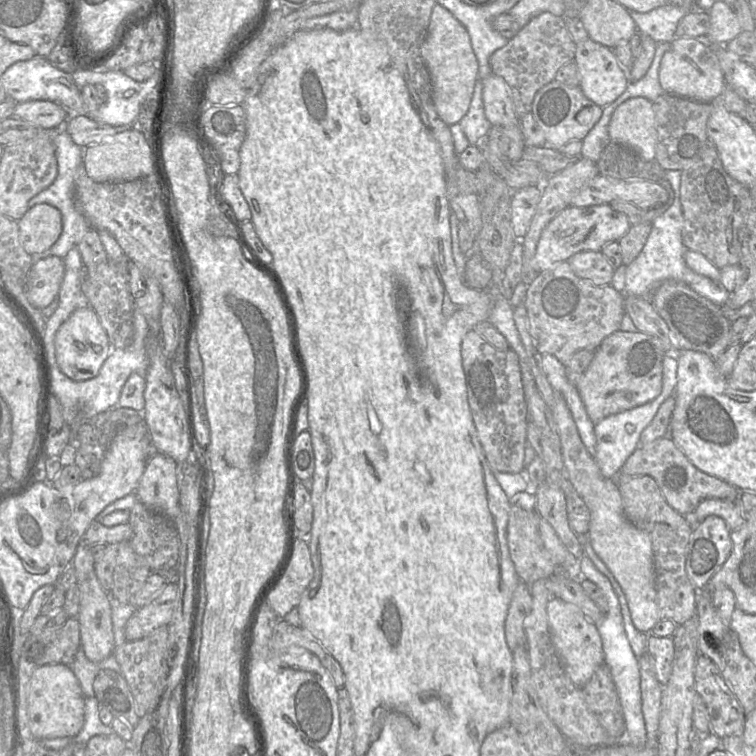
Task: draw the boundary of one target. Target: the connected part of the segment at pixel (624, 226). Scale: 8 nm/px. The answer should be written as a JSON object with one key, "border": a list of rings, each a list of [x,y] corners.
{"border":[[[610,204],[589,207],[569,206],[555,216],[543,229],[531,260],[528,280],[542,271],[567,261],[574,254],[585,251],[599,251],[609,242],[619,240],[632,225],[625,214],[614,210]]]}

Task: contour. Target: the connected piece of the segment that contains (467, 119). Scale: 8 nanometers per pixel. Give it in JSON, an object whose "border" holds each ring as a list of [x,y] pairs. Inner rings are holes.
{"border":[[[477,80],[468,112],[458,123],[469,144],[478,147],[480,141],[488,135],[493,128],[485,116],[482,90],[483,85]]]}

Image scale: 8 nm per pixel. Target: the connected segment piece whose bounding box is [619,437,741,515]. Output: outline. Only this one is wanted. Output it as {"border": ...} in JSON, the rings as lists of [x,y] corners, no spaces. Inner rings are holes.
{"border":[[[670,437],[639,446],[626,460],[619,475],[653,478],[666,502],[682,515],[693,513],[698,504],[705,499],[737,499],[741,493],[738,488],[696,468]]]}

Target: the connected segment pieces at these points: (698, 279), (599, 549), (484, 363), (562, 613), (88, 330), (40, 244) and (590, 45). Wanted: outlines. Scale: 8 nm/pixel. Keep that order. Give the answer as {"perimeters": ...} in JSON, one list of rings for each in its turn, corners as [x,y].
{"perimeters":[[[[679,170],[666,172],[666,180],[670,188],[670,201],[672,202],[672,190],[675,192],[675,200],[662,215],[651,222],[652,229],[643,249],[625,269],[623,292],[625,295],[649,298],[663,282],[678,281],[721,307],[727,303],[731,293],[722,288],[718,282],[695,273],[684,260],[684,254],[688,249],[682,242],[683,213],[679,201],[680,177],[681,171]]],[[[560,394],[554,395],[554,404],[551,410],[560,437],[566,478],[570,482],[573,490],[581,497],[589,509],[590,520],[587,533],[588,541],[596,555],[606,565],[624,593],[634,627],[639,632],[649,634],[654,626],[661,621],[657,605],[654,556],[651,538],[647,533],[633,526],[625,517],[621,494],[615,479],[605,478],[601,474],[595,458],[589,454],[584,446],[573,417]]],[[[472,330],[466,334],[462,341],[461,356],[472,420],[489,467],[493,471],[522,473],[527,467],[524,459],[529,417],[517,354],[512,350],[497,350]]],[[[551,598],[546,611],[551,641],[565,672],[575,686],[583,688],[603,663],[602,639],[597,625],[578,606],[560,599]]],[[[90,307],[76,309],[55,334],[55,356],[60,370],[74,381],[94,378],[111,352],[111,343],[100,324],[96,312]]],[[[36,204],[19,219],[19,240],[31,256],[50,249],[62,233],[62,215],[49,204]]],[[[590,38],[577,45],[573,62],[578,68],[578,86],[598,106],[614,102],[630,83],[627,69],[619,65],[613,49]]]]}

